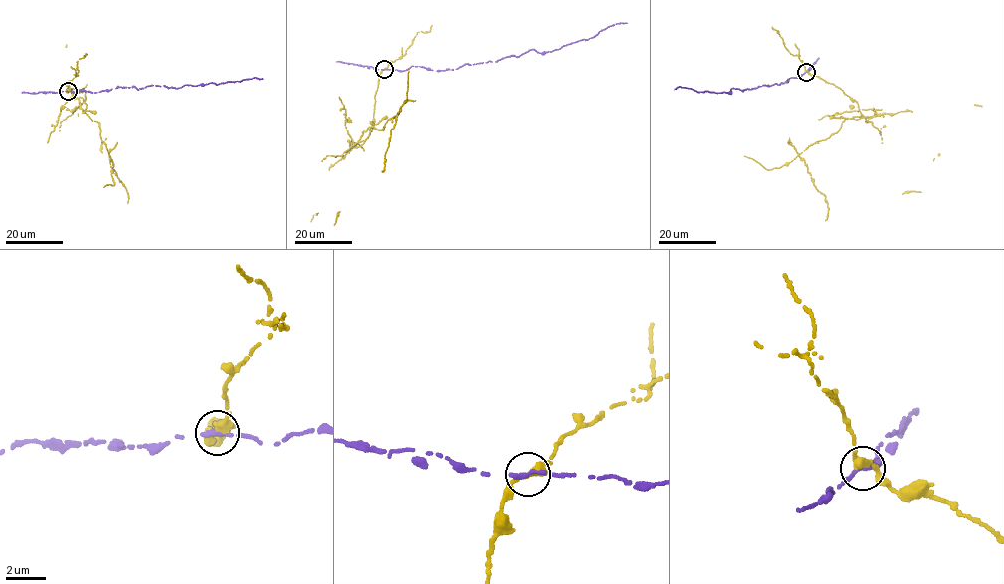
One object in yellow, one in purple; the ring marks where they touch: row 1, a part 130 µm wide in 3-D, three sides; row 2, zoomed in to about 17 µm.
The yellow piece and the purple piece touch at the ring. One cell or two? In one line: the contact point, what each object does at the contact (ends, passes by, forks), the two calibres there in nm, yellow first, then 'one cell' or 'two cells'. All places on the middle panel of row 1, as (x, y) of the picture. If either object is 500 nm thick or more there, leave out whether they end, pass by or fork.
(384, 69) | yellow passes by | purple ends | 320/320 nm | two cells

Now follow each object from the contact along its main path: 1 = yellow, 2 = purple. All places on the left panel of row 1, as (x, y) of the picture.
1: (68, 90), (85, 91), (86, 100), (78, 98), (80, 107), (97, 121), (127, 203)
2: (68, 90), (92, 93), (155, 85), (175, 88), (263, 79)

